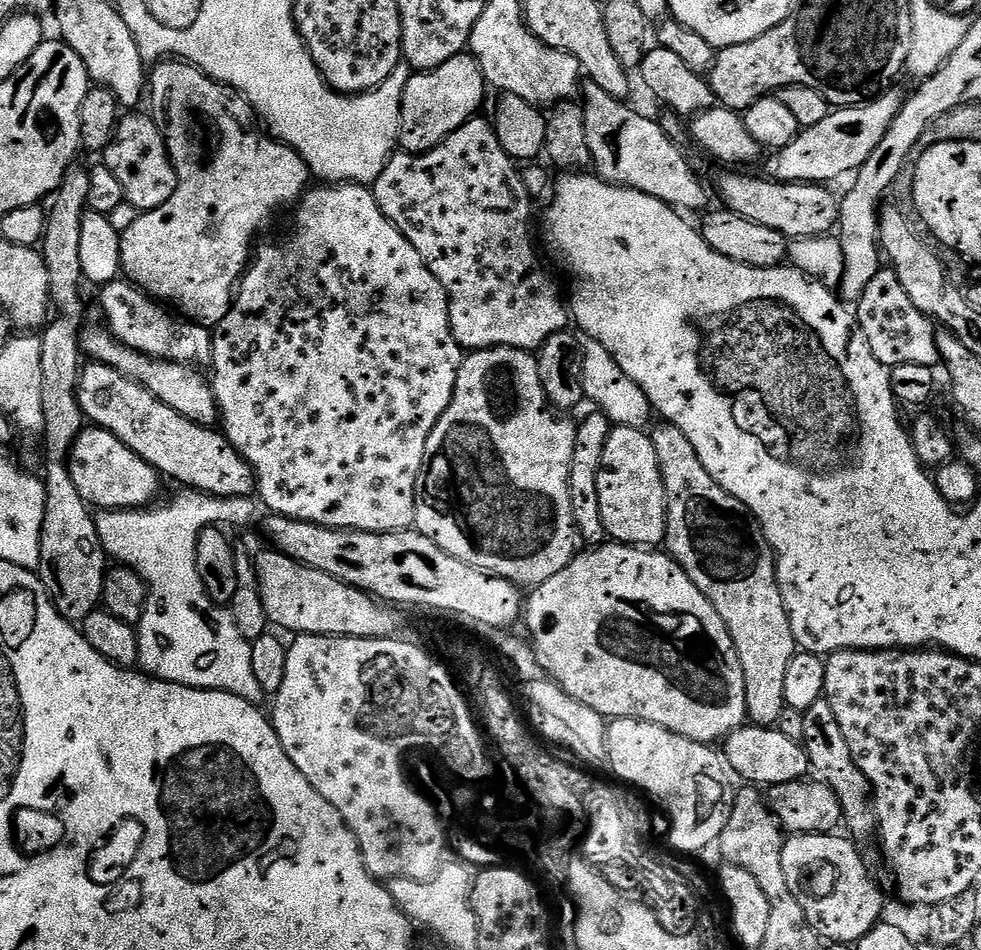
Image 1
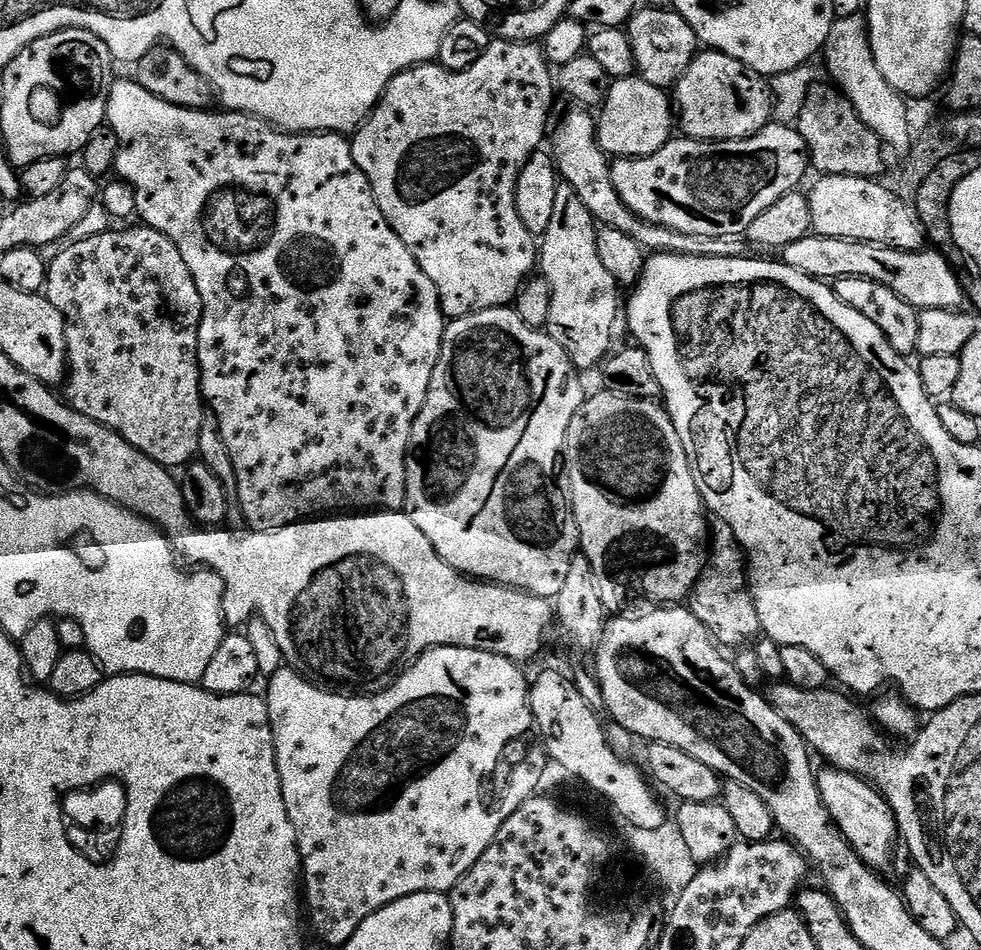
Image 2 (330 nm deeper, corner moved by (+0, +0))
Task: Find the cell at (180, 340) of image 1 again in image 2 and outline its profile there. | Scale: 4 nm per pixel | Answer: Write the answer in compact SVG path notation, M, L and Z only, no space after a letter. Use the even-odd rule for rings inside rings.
M124 226L121 232L109 230L96 237L86 238L82 242L69 243L66 248L62 249L53 260L48 264L48 283L46 285L46 295L49 302L64 315L64 347L66 349L66 385L68 384L67 403L71 404L74 410L78 410L78 414L86 414L86 418L90 418L94 422L98 422L102 426L106 426L110 430L114 430L122 438L126 438L126 442L130 442L130 446L134 446L138 450L142 450L142 454L146 454L154 462L158 462L163 468L169 470L180 470L185 466L193 463L197 459L199 450L199 434L202 430L202 424L206 415L206 401L204 393L200 390L200 363L198 362L198 346L200 345L200 323L202 322L202 314L204 313L204 303L198 294L198 286L196 280L190 274L190 266L186 266L186 261L182 259L182 254L178 250L178 246L174 242L170 242L170 238L166 238L166 234L162 234L158 230L147 226L139 226L140 228L128 228L132 226Z

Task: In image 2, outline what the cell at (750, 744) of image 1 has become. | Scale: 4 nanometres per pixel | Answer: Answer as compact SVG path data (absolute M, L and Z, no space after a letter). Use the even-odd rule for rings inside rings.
M831 766L816 772L816 785L832 824L851 844L853 851L873 870L886 867L892 843L898 840L896 816L888 801L868 781Z

